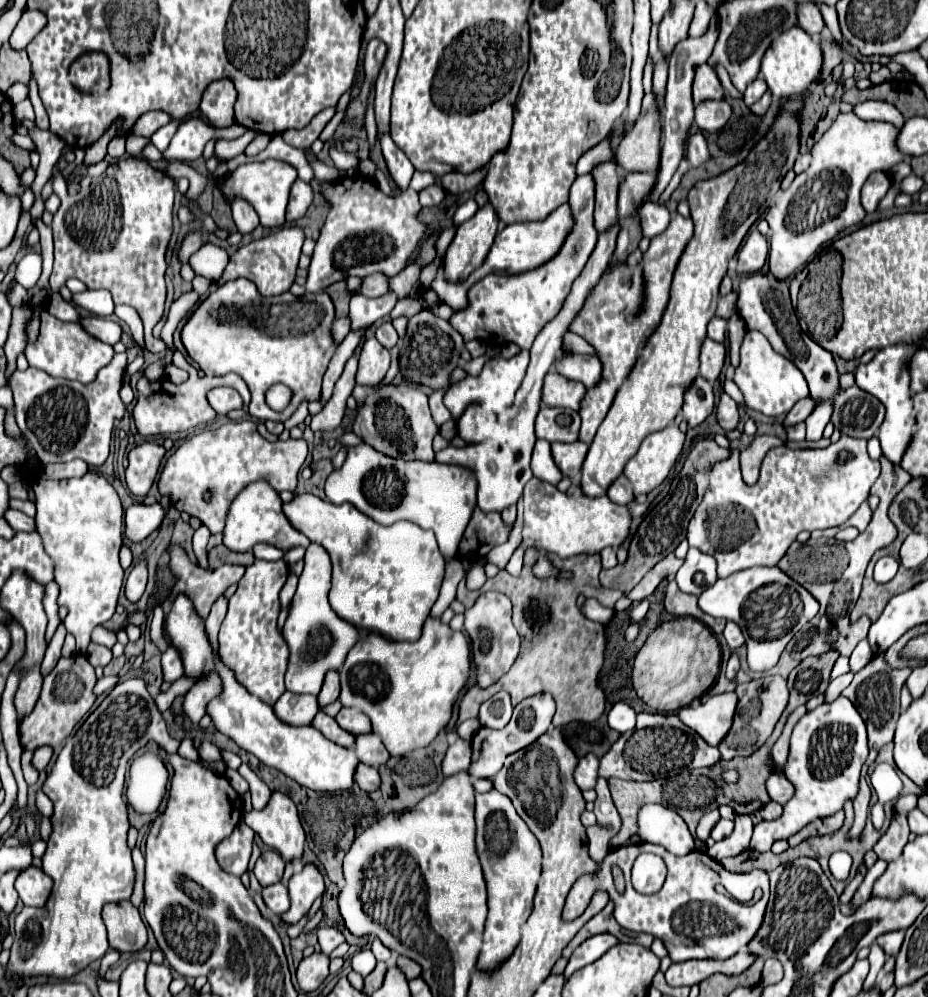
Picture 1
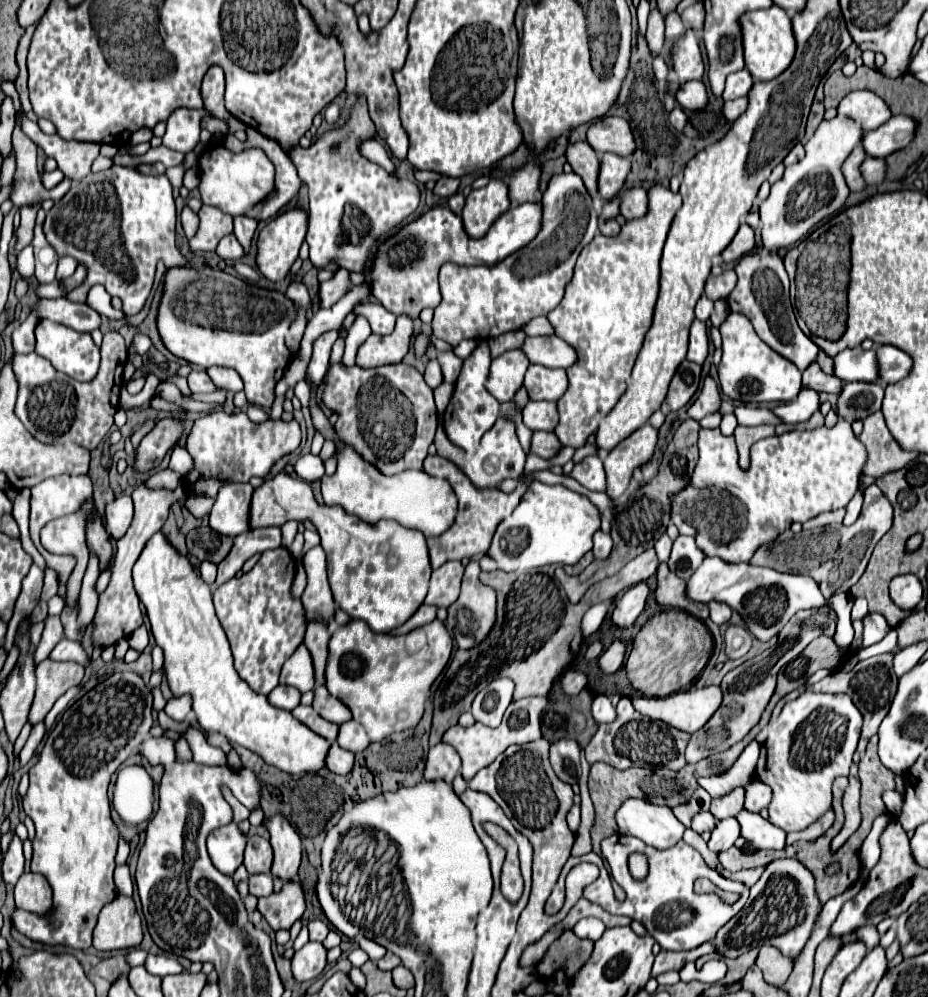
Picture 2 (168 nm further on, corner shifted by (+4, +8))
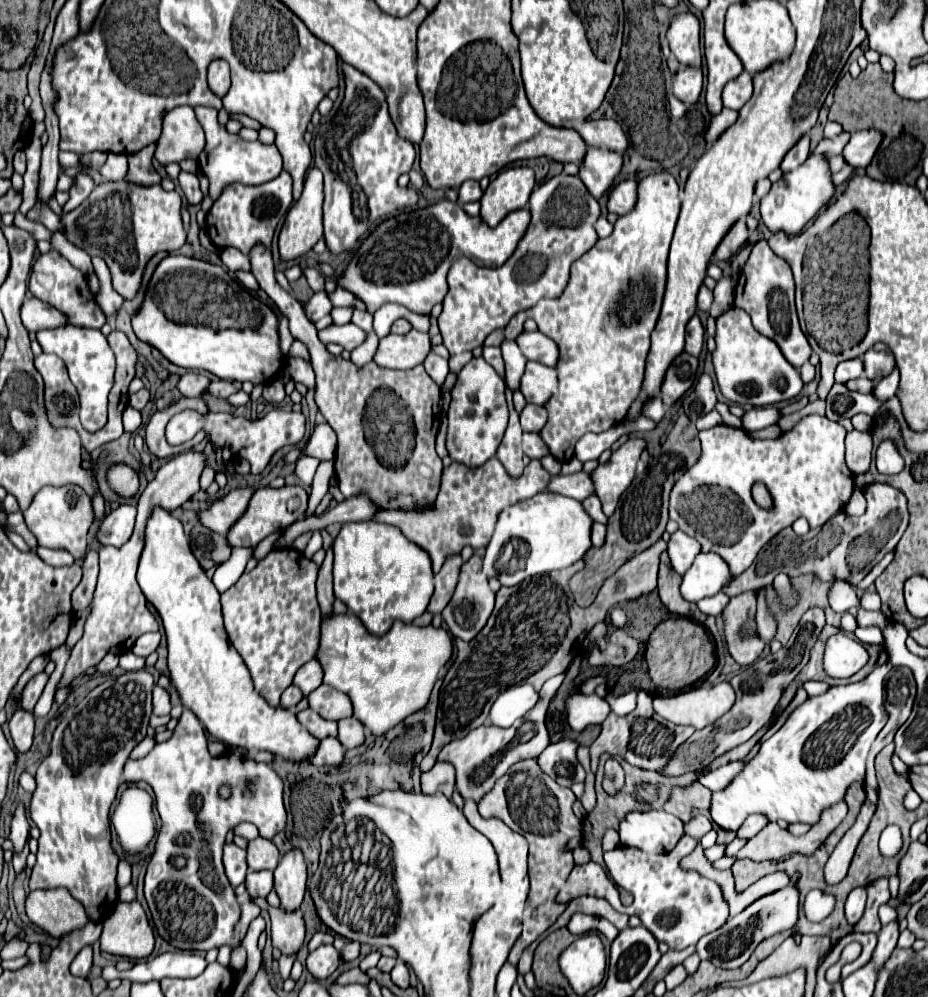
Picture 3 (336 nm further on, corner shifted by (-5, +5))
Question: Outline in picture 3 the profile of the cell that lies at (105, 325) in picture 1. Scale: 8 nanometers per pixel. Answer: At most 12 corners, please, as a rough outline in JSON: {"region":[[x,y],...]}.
{"region":[[39,298],[23,302],[21,320],[31,332],[67,324],[67,316]]}

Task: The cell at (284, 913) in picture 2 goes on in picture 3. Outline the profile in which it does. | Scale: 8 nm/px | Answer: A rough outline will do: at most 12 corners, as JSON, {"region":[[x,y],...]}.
{"region":[[255,900],[271,916],[271,940],[283,954],[299,950],[305,938],[301,910],[273,908]]}

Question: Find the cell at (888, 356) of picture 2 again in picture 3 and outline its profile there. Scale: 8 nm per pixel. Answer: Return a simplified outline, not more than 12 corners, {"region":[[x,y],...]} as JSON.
{"region":[[891,350],[865,356],[865,376],[873,382],[889,376],[897,362]]}

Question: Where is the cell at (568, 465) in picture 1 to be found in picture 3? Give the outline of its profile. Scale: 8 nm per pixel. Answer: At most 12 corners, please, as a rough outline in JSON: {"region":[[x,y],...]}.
{"region":[[523,434],[523,452],[543,458],[549,448],[539,434]]}

